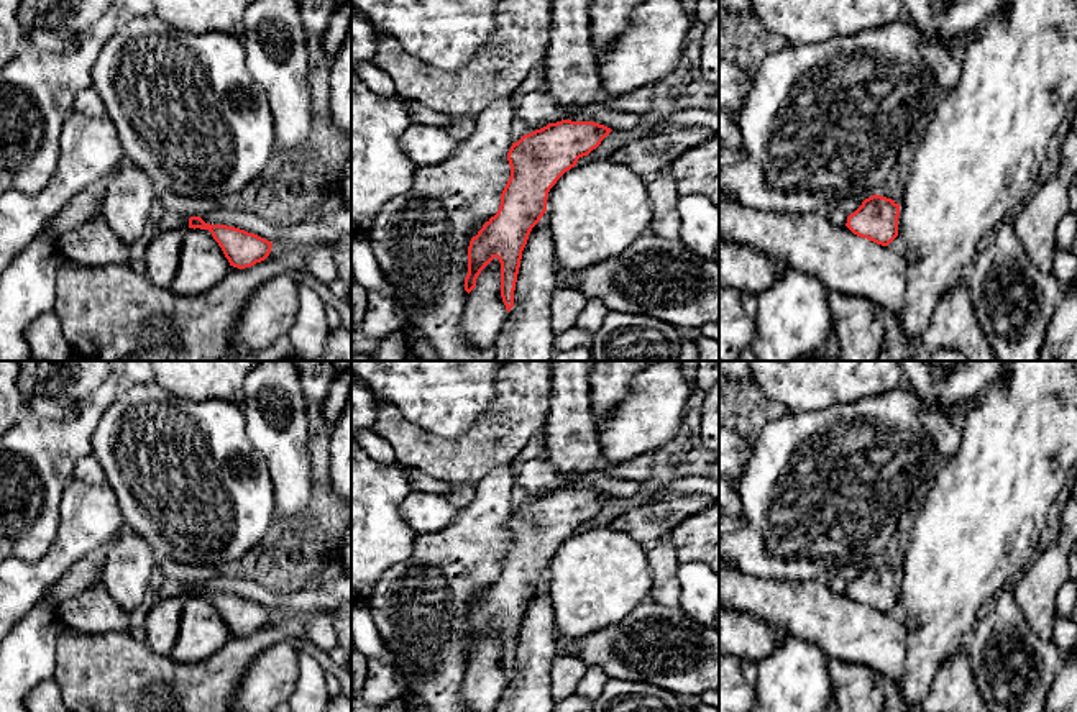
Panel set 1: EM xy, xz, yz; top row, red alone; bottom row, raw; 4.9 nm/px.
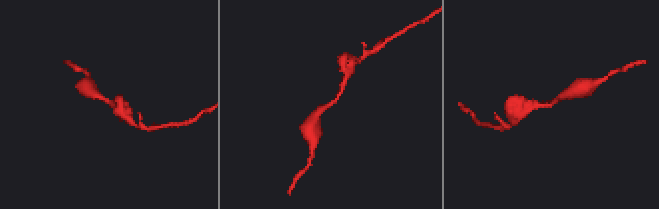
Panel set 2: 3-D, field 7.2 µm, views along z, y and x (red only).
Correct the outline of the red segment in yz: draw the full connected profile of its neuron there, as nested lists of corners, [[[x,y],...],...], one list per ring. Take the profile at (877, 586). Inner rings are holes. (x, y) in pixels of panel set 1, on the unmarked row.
[[[872,563],[847,584],[846,594],[857,604],[888,614],[898,604],[900,571]]]

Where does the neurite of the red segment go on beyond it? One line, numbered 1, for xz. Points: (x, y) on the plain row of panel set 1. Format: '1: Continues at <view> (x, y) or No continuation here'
1: No continuation here

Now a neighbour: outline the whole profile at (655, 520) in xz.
[[[704,494],[655,500],[619,515],[609,527],[632,536],[639,543],[660,540],[668,536],[685,518],[706,510],[713,502],[714,499]]]

